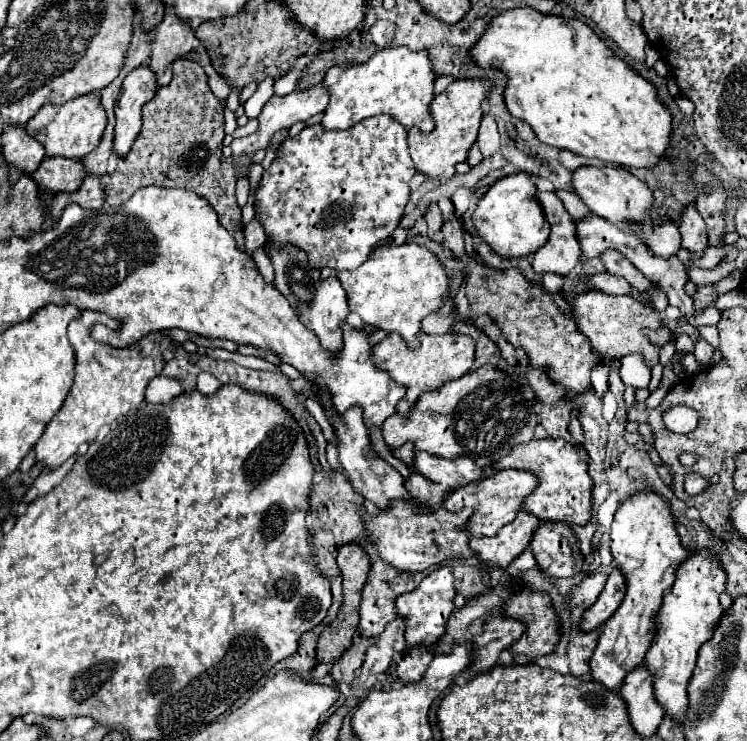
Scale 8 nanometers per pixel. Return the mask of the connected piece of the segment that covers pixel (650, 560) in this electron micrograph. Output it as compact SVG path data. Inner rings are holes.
M637 491L619 505L609 535L609 549L613 561L625 577L621 577L619 569L613 569L609 573L607 585L601 591L597 603L585 611L581 629L593 631L603 625L599 643L591 657L591 671L595 681L603 683L607 689L619 691L625 675L645 661L645 653L653 641L655 617L661 609L663 595L671 591L671 585L675 581L675 569L681 561L687 559L689 553L679 541L669 499L661 497L655 491ZM621 597L625 597L623 603Z

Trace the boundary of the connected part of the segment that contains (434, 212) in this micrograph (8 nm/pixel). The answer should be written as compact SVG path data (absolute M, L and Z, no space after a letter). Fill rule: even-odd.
M433 203L433 205L429 205L429 209L427 209L427 213L425 213L425 219L427 219L427 223L429 223L429 237L435 237L435 233L441 229L441 225L443 225L443 217L441 217L441 211L439 211L439 207Z

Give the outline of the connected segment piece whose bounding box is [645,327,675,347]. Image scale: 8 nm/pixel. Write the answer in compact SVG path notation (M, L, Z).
M661 327L661 329L657 329L657 331L649 331L649 329L645 329L645 335L651 339L651 343L655 343L655 345L665 345L669 339L673 339L675 335L667 329L667 327Z

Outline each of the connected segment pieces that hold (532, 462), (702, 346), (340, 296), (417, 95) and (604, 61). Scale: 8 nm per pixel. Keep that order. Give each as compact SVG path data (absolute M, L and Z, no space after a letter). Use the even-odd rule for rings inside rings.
M533 439L529 443L513 447L513 451L499 461L501 467L527 469L539 477L539 487L525 499L525 511L533 513L541 521L587 525L591 521L591 491L593 479L587 473L585 449L563 439Z
M701 337L701 339L697 339L697 341L695 341L695 351L693 351L693 355L695 355L695 359L697 359L697 363L699 363L699 365L709 367L709 365L711 365L713 347L711 347L711 345Z
M267 245L267 255L271 259L271 265L275 269L275 287L283 293L283 297L297 309L301 323L309 327L319 339L321 345L327 351L339 351L341 349L341 327L339 323L345 321L349 315L345 289L337 281L337 277L321 279L321 271L313 269L309 265L309 259L305 257L305 251L295 249L295 245L287 245L287 249L275 249Z
M405 45L381 49L367 63L331 67L323 79L323 85L331 93L323 125L325 129L349 129L361 119L387 113L407 129L419 127L421 131L431 131L435 127L435 121L429 113L429 105L435 97L435 79L437 75L433 73L429 53L411 51Z
M511 9L507 13L501 13L497 17L493 17L493 21L489 23L489 29L483 33L483 37L477 41L477 45L471 49L471 55L475 59L475 63L479 67L495 67L495 69L503 69L507 73L507 89L505 89L505 105L509 109L509 113L525 123L531 125L531 129L535 131L535 135L557 149L565 149L565 151L573 151L577 155L583 157L595 157L603 163L611 163L611 165L619 165L619 167L637 167L637 169L649 169L653 165L659 163L659 159L663 157L663 153L667 151L669 143L671 143L671 113L669 109L661 103L661 99L657 97L657 91L653 87L653 83L645 81L641 75L637 75L637 71L633 67L629 67L625 61L621 61L607 45L601 37L597 37L597 33L585 25L579 19L565 19L561 15L543 15L535 9Z

